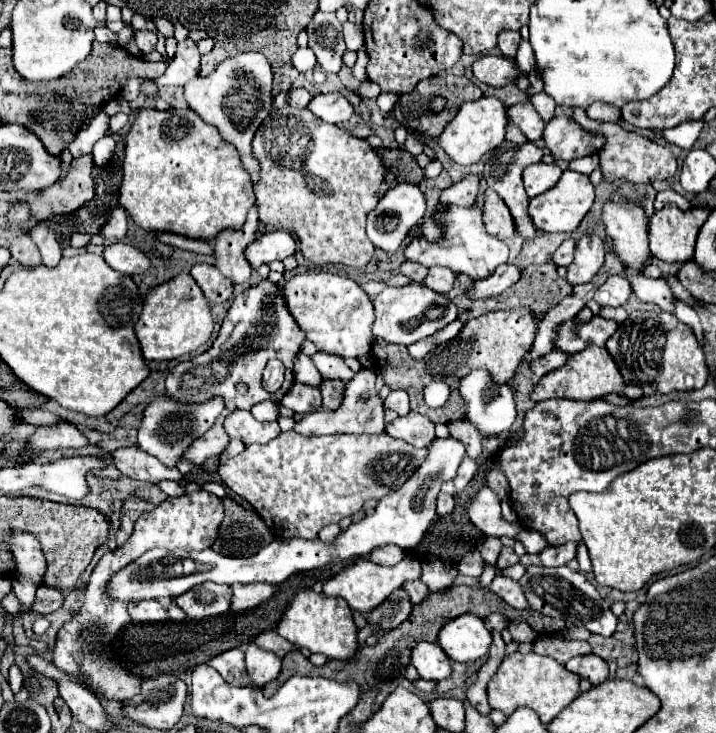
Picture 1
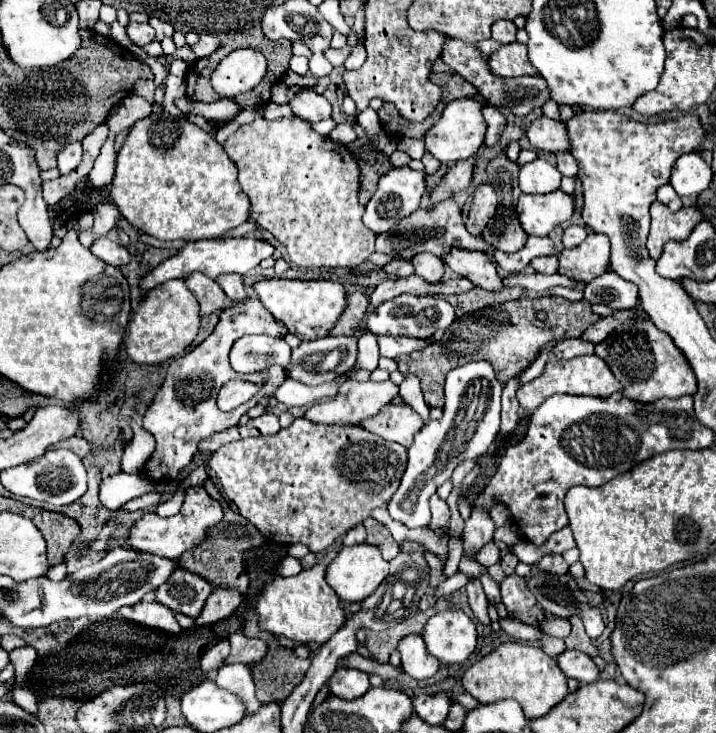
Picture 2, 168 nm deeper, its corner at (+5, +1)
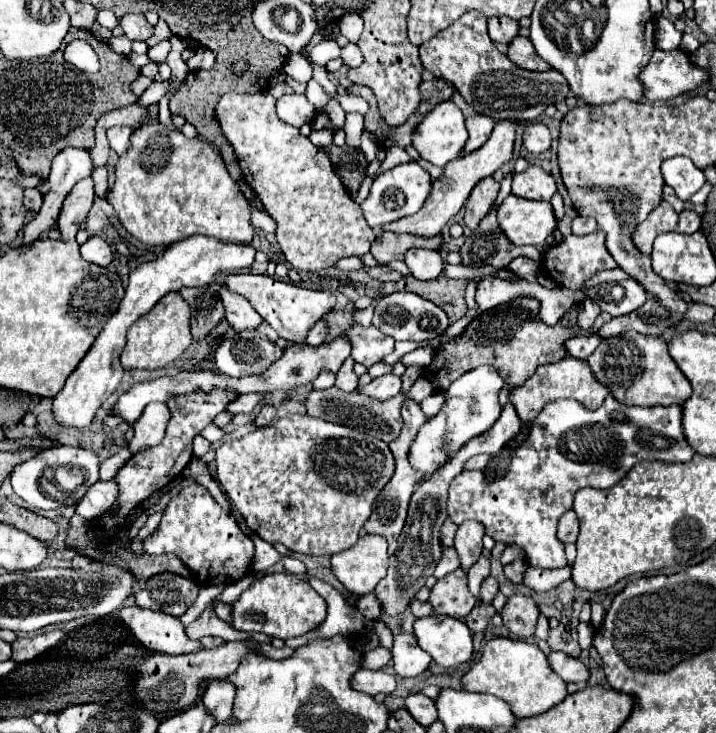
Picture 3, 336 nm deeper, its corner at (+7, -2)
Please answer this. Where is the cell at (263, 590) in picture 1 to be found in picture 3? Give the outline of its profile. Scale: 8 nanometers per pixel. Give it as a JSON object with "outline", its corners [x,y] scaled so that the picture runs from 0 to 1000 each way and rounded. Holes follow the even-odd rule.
{"outline":[[[297,829],[284,832],[281,840],[270,851],[264,851],[258,857],[258,862],[261,862],[264,870],[272,870],[272,873],[278,873],[284,868],[309,868],[314,876],[317,873],[348,873],[348,870],[356,876],[359,870],[365,870],[365,865],[334,862],[334,859],[323,857],[323,851],[311,849],[309,843],[303,843],[303,838],[297,835]]]}

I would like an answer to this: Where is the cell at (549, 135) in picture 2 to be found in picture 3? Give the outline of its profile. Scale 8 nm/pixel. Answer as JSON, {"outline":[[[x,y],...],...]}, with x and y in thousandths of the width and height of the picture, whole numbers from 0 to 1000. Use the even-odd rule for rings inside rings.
{"outline":[[[756,166],[750,169],[736,169],[733,180],[730,180],[730,199],[742,207],[742,210],[756,210],[767,205],[767,175]]]}

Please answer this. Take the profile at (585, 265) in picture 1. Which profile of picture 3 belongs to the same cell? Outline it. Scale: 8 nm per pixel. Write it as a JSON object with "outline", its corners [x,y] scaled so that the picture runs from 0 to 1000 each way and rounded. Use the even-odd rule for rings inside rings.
{"outline":[[[831,314],[820,322],[803,322],[795,319],[792,325],[786,325],[778,336],[764,338],[764,344],[758,347],[758,366],[764,371],[764,377],[781,387],[789,390],[795,396],[817,396],[817,385],[831,377],[839,368],[856,368],[862,366],[856,349],[848,344],[845,338],[845,322],[842,314]]]}

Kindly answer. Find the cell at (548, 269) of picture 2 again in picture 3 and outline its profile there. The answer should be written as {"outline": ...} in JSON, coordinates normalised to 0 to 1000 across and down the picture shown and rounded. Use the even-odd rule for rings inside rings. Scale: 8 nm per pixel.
{"outline":[[[689,284],[644,333],[644,341],[641,341],[644,360],[661,363],[661,366],[689,363],[689,366],[703,368],[722,349],[744,347],[744,352],[753,355],[756,352],[753,341],[744,341],[739,336],[719,336],[705,325],[705,319],[697,314],[691,303],[691,289],[694,284]]]}

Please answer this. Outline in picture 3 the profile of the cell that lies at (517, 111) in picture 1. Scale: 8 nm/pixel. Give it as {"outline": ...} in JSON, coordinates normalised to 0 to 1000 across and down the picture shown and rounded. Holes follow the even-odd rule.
{"outline":[[[661,158],[661,161],[652,161],[649,169],[652,169],[655,191],[647,199],[647,210],[644,213],[672,202],[680,194],[680,188],[686,186],[686,175],[691,172],[691,164],[686,164],[683,158]]]}

